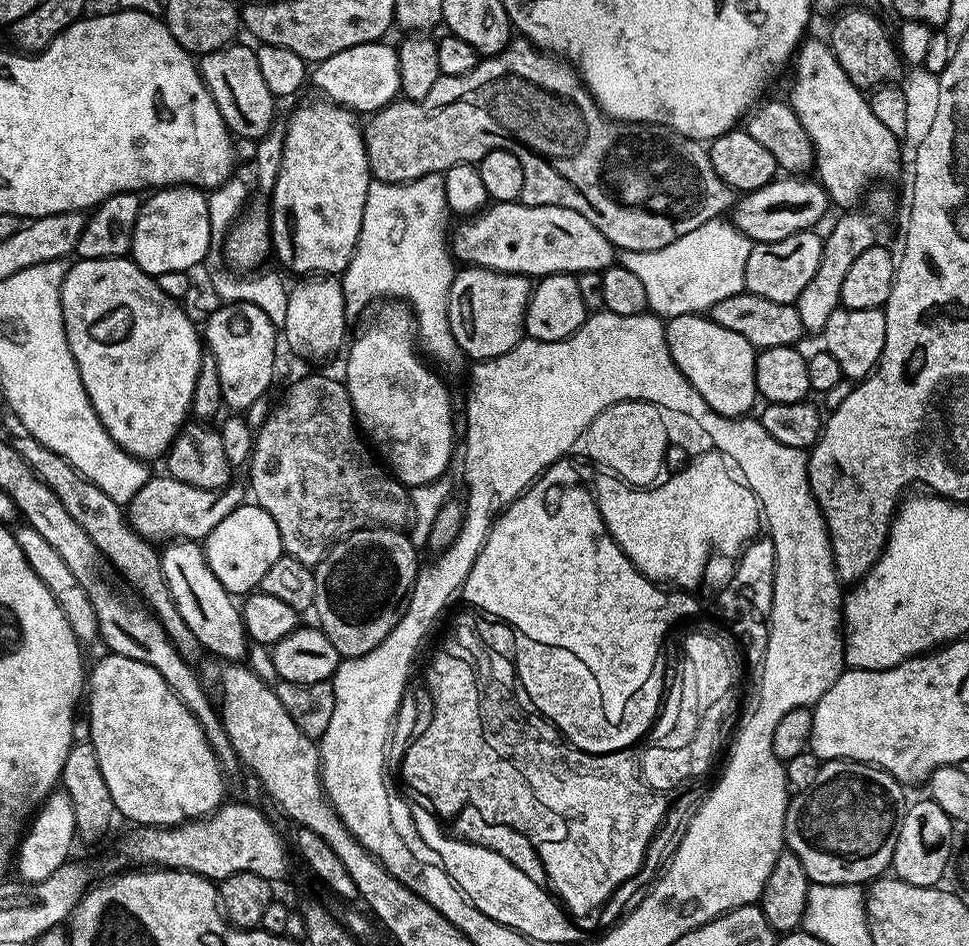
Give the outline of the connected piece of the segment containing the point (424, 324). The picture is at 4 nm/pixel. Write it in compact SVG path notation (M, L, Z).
M435 172L417 180L407 180L404 184L387 184L373 179L366 194L362 230L358 234L354 254L348 265L344 267L342 283L345 310L349 317L354 318L367 304L375 305L385 298L391 298L393 301L407 305L415 319L415 334L423 355L441 373L449 372L450 375L456 376L463 370L466 357L462 346L458 346L450 330L450 318L448 317L448 291L457 273L457 269L452 268L454 260L450 255L448 219L450 219L450 213L446 202L446 186L441 173Z

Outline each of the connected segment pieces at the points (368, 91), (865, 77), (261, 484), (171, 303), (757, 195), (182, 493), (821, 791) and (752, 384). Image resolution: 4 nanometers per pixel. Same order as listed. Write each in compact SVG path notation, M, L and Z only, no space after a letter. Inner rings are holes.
M388 42L350 46L330 58L319 61L311 69L310 84L317 88L323 99L341 104L357 114L371 114L385 108L401 95L398 54Z
M848 8L832 24L830 47L838 66L846 70L846 78L862 90L871 90L885 82L896 82L906 71L896 50L893 37L884 29L884 24L872 12L864 8Z
M304 376L289 386L280 405L255 433L251 468L255 503L266 510L270 518L274 518L274 526L278 526L280 540L284 543L284 552L309 566L319 564L337 540L357 532L359 528L379 526L403 529L412 516L409 489L377 459L366 443L357 427L350 394L339 379Z
M111 256L110 258L98 258L97 260L81 260L77 259L69 267L66 278L62 282L62 310L64 311L64 329L66 330L66 338L68 345L72 351L74 362L80 371L82 378L82 386L86 386L86 394L90 398L90 402L94 406L94 410L98 414L98 418L102 422L102 426L106 426L106 430L110 434L110 438L114 438L114 442L118 446L122 446L122 450L126 450L137 460L145 462L153 462L165 455L168 449L172 447L172 443L176 441L176 436L180 433L181 428L189 423L190 413L192 411L192 399L194 398L194 382L198 382L198 370L202 358L206 354L205 345L202 343L202 332L194 321L188 317L188 312L183 307L181 301L174 299L173 296L167 296L155 282L153 277L144 273L141 268L130 258L122 256Z
M784 174L779 178L771 180L766 186L762 186L753 192L745 192L733 203L730 209L730 223L734 225L739 232L746 234L748 239L758 243L778 242L782 238L790 238L790 234L806 232L817 227L816 223L827 214L830 209L828 193L815 179L801 178L796 174Z
M167 474L153 475L134 494L134 498L126 505L126 515L132 529L139 536L153 542L172 542L177 540L194 540L203 542L210 530L226 518L238 505L245 503L246 492L236 485L229 483L227 488L199 488L190 486L186 482L178 482L174 477Z
M825 760L812 776L808 788L793 795L788 802L784 823L784 843L802 862L809 881L817 884L859 884L883 877L889 871L894 858L894 846L898 842L898 830L910 803L904 797L905 785L899 784L888 772L875 764L859 764L857 760Z
M707 315L673 316L664 325L666 342L678 370L702 394L702 398L723 416L747 416L753 410L756 390L756 353L742 334L718 326Z

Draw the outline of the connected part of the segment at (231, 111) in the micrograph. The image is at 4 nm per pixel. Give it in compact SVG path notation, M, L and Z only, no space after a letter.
M233 42L225 48L199 57L200 77L206 82L222 118L233 137L259 142L272 128L276 116L277 97L270 94L258 66L256 48L251 43Z

